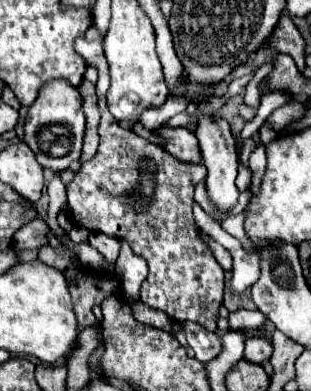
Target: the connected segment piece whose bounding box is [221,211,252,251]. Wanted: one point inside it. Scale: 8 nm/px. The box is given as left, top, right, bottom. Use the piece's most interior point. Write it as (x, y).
(234, 225)

